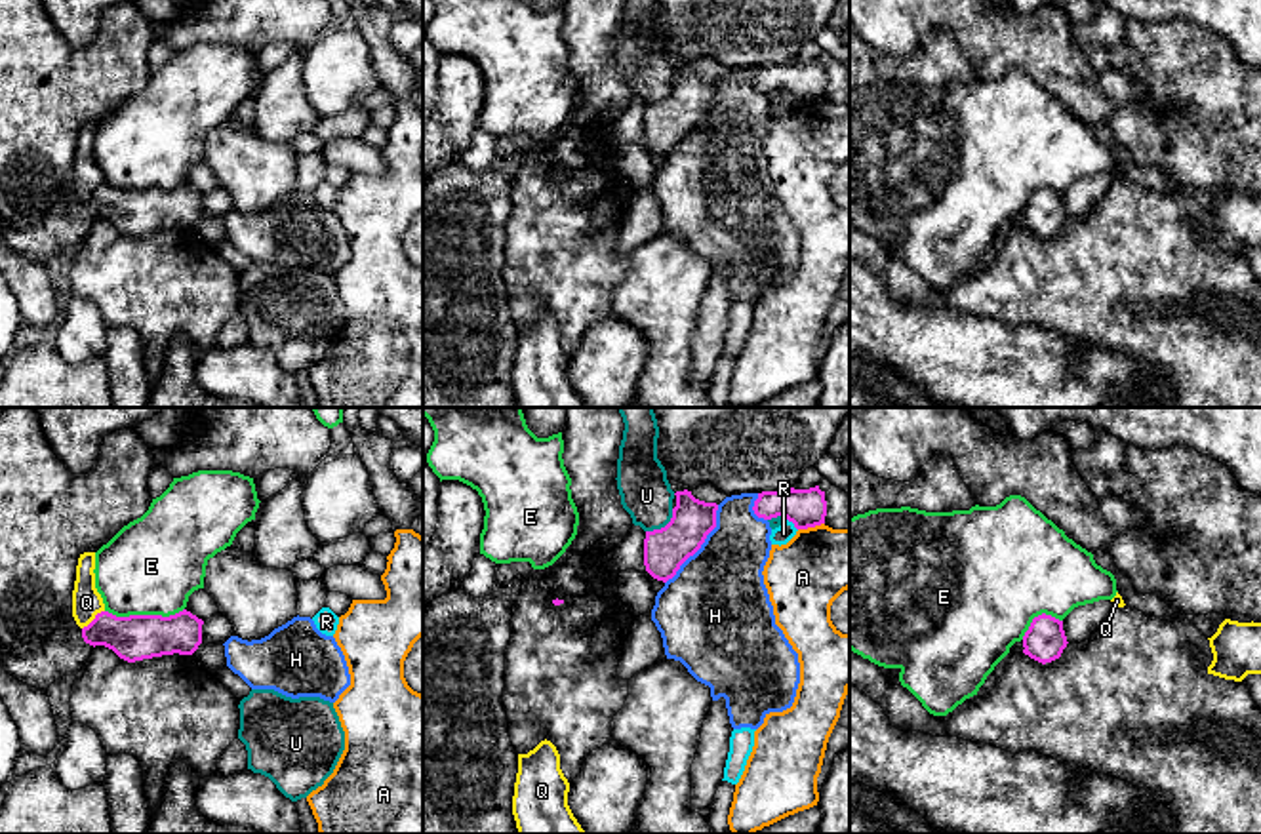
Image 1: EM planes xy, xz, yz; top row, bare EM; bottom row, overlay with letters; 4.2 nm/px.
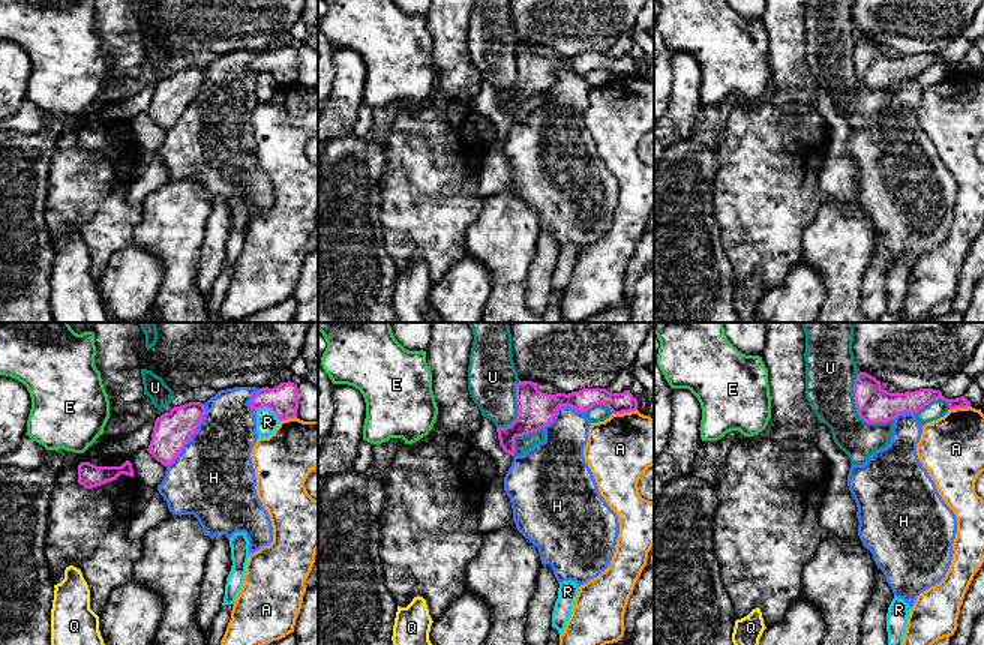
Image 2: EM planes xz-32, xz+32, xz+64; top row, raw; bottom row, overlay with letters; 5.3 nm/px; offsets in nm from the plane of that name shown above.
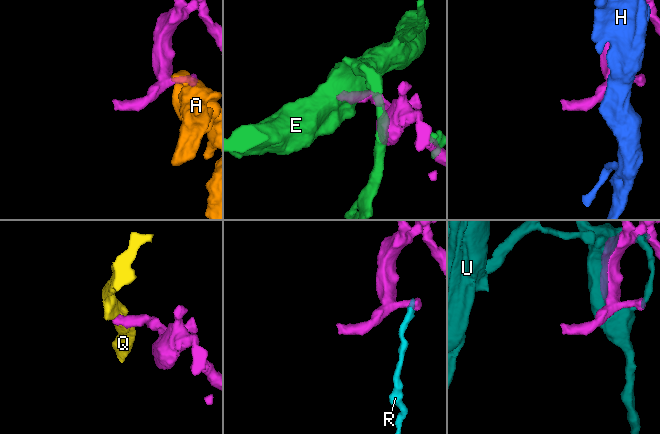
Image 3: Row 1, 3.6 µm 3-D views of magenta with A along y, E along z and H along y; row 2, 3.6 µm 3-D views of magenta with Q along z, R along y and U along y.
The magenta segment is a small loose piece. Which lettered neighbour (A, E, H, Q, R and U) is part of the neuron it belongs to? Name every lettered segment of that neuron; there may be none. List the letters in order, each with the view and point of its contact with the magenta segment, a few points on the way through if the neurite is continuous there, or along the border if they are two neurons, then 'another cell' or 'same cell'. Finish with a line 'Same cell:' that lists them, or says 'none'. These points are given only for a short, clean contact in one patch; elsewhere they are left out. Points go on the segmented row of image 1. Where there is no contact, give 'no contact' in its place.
A: xz (810, 526) | another cell
E: xy (143, 615) | another cell
H: xz (701, 543) | another cell
Q: xy (94, 619) | another cell
R: xz (793, 522) | along xz (787, 518), (797, 530) | another cell
U: xz (665, 526) | another cell
Same cell: none

